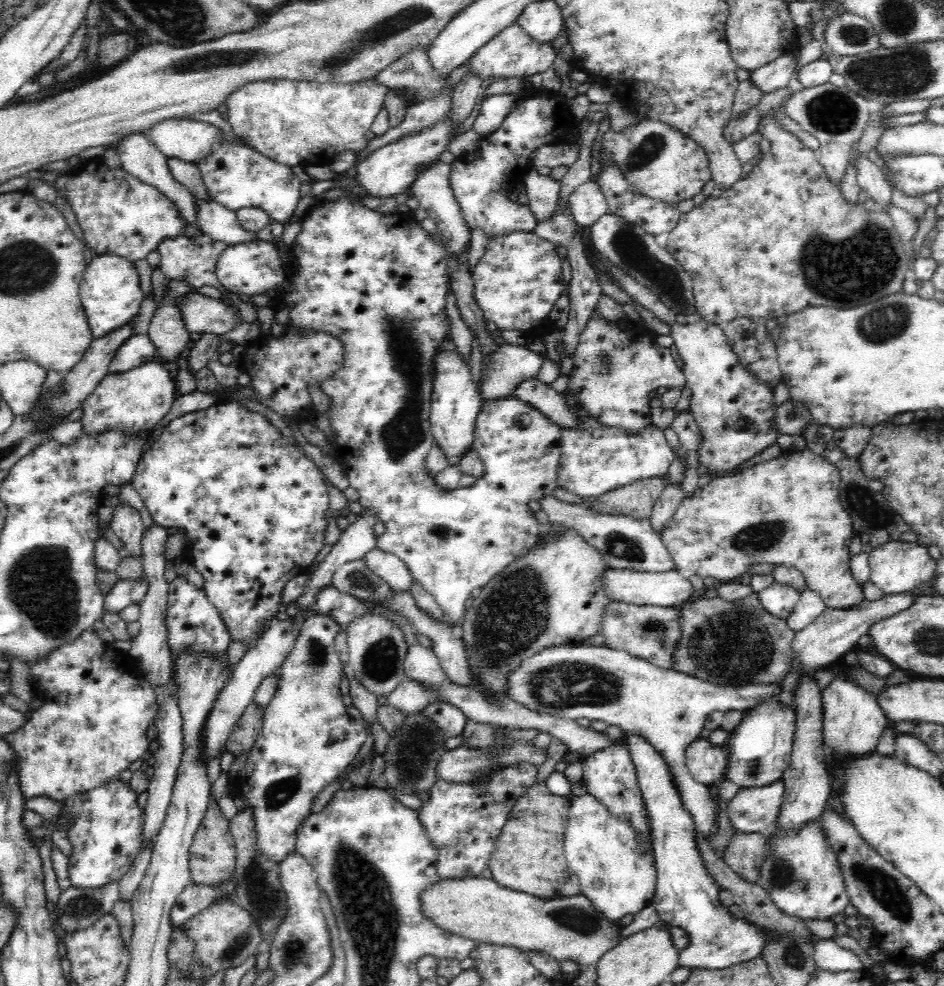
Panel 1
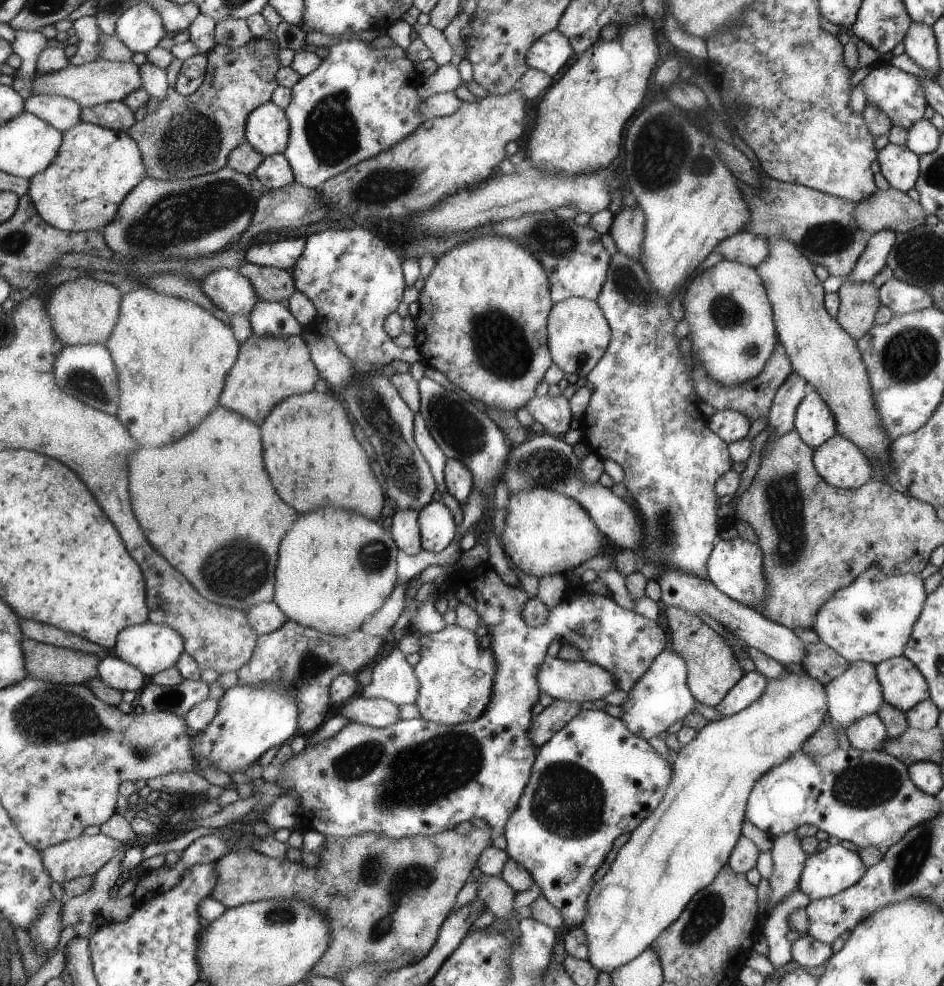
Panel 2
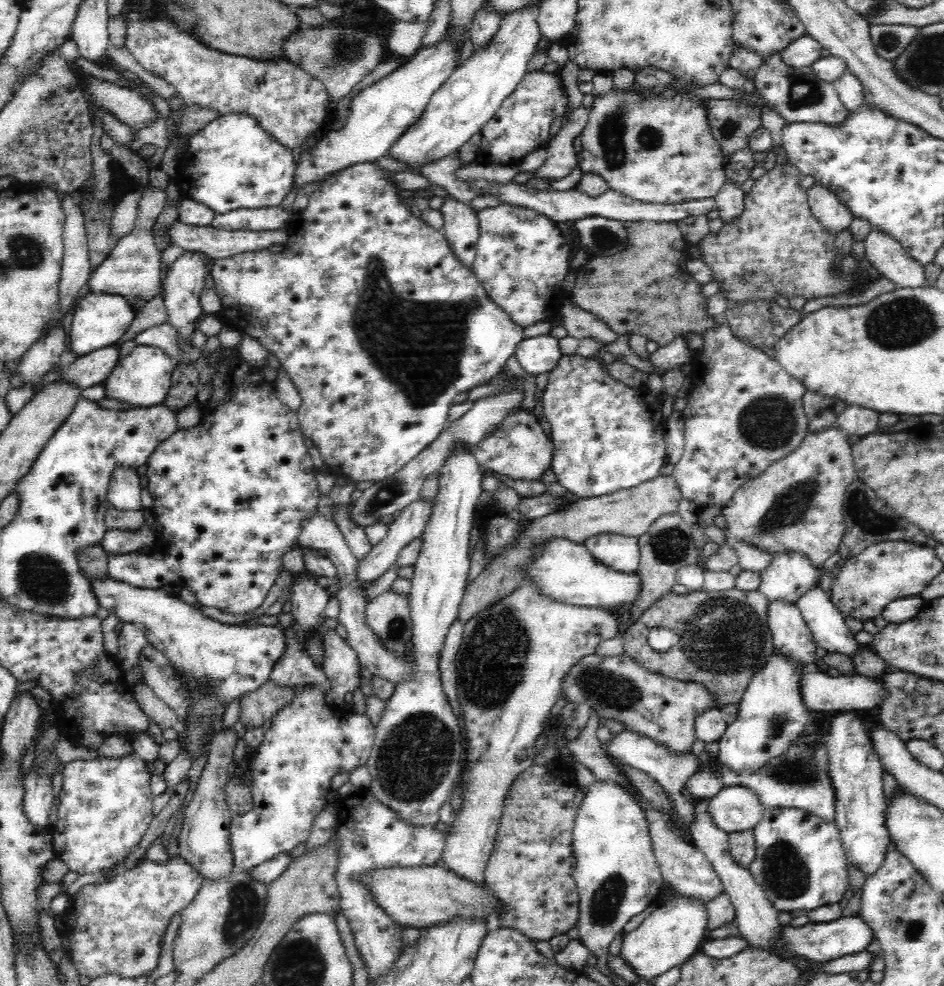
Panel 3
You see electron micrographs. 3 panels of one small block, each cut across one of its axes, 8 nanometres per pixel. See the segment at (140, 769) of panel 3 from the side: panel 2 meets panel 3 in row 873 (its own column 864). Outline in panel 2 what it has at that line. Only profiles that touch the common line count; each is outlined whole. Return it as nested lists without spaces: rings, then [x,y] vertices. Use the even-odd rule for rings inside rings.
[[[874,62],[867,68],[867,74],[860,80],[863,86],[865,103],[879,108],[889,116],[893,126],[908,129],[923,116],[926,96],[923,93],[922,82],[919,78],[893,67],[889,63]]]

